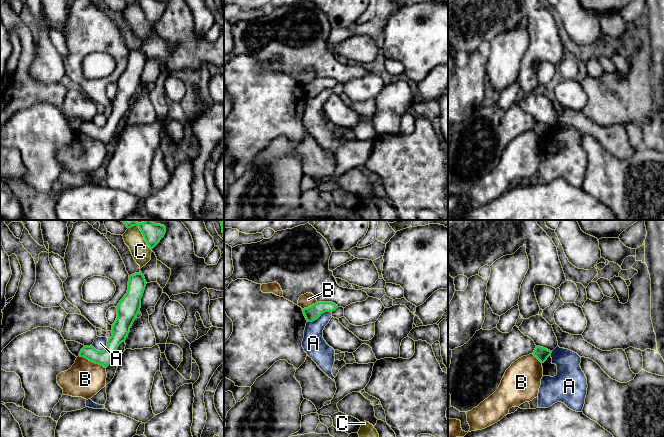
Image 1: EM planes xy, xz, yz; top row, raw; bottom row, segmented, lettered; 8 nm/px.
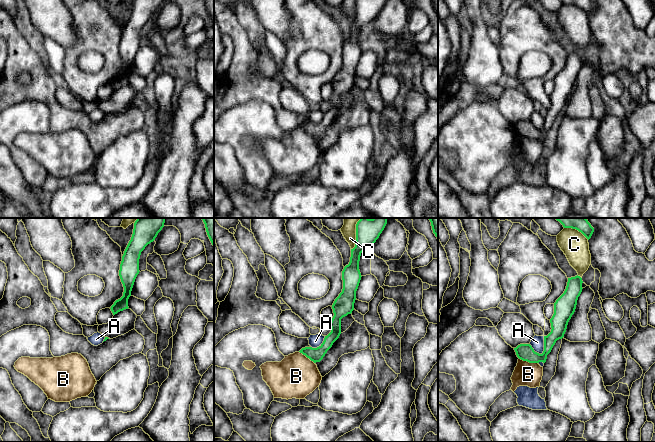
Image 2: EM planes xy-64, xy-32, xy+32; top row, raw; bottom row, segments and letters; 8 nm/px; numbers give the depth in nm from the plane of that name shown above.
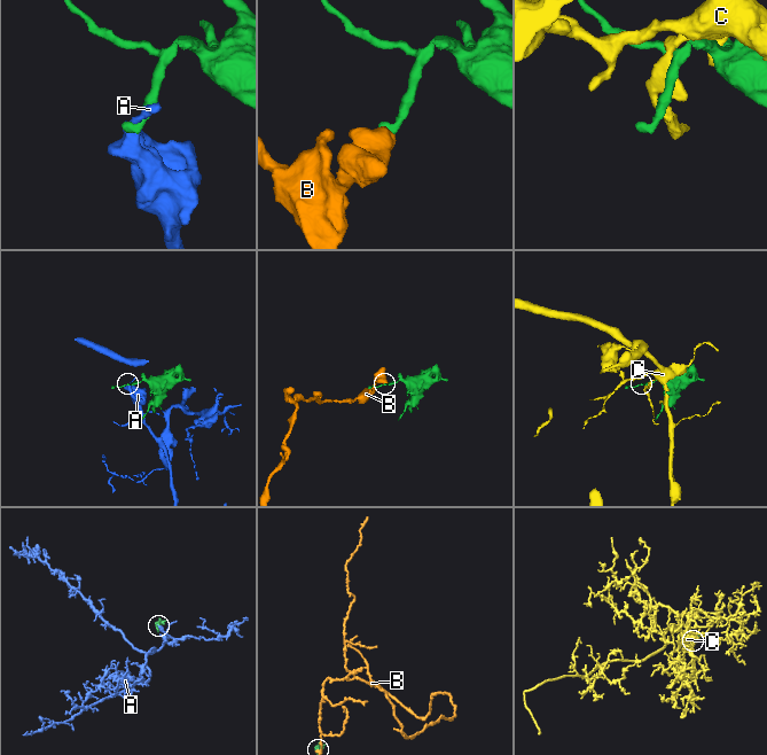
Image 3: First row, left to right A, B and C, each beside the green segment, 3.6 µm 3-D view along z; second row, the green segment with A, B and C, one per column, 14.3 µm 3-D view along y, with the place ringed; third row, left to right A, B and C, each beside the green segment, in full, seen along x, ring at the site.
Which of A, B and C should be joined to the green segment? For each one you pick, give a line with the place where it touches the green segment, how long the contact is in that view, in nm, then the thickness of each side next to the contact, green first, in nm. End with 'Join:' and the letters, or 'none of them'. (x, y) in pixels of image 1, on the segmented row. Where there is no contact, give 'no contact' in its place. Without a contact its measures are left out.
Join: none of them

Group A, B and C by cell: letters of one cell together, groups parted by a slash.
A / B / C

